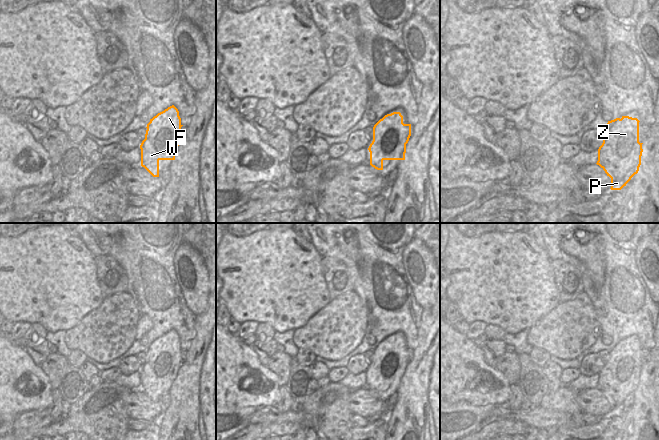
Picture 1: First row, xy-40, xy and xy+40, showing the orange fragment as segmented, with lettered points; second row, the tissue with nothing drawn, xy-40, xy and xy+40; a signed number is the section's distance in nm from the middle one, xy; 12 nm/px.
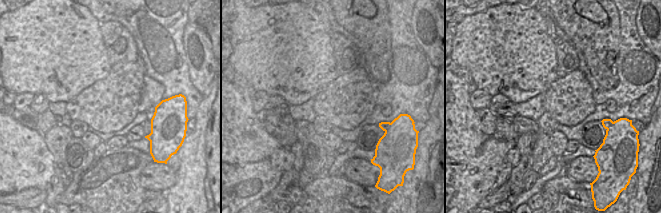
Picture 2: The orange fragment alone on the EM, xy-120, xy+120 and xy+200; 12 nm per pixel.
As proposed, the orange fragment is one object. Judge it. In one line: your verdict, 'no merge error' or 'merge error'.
no merge error

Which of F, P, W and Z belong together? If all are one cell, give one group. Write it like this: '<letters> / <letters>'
F P W Z

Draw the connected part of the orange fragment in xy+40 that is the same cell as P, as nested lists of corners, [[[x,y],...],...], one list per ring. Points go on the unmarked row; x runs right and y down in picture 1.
[[[622,340],[598,353],[603,367],[596,388],[611,402],[611,414],[621,414],[639,395],[643,376],[639,346],[637,342]]]

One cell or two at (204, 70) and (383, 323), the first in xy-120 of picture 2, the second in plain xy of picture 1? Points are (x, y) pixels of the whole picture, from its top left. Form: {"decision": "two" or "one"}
{"decision": "two"}

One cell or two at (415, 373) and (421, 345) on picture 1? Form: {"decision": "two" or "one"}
{"decision": "one"}

